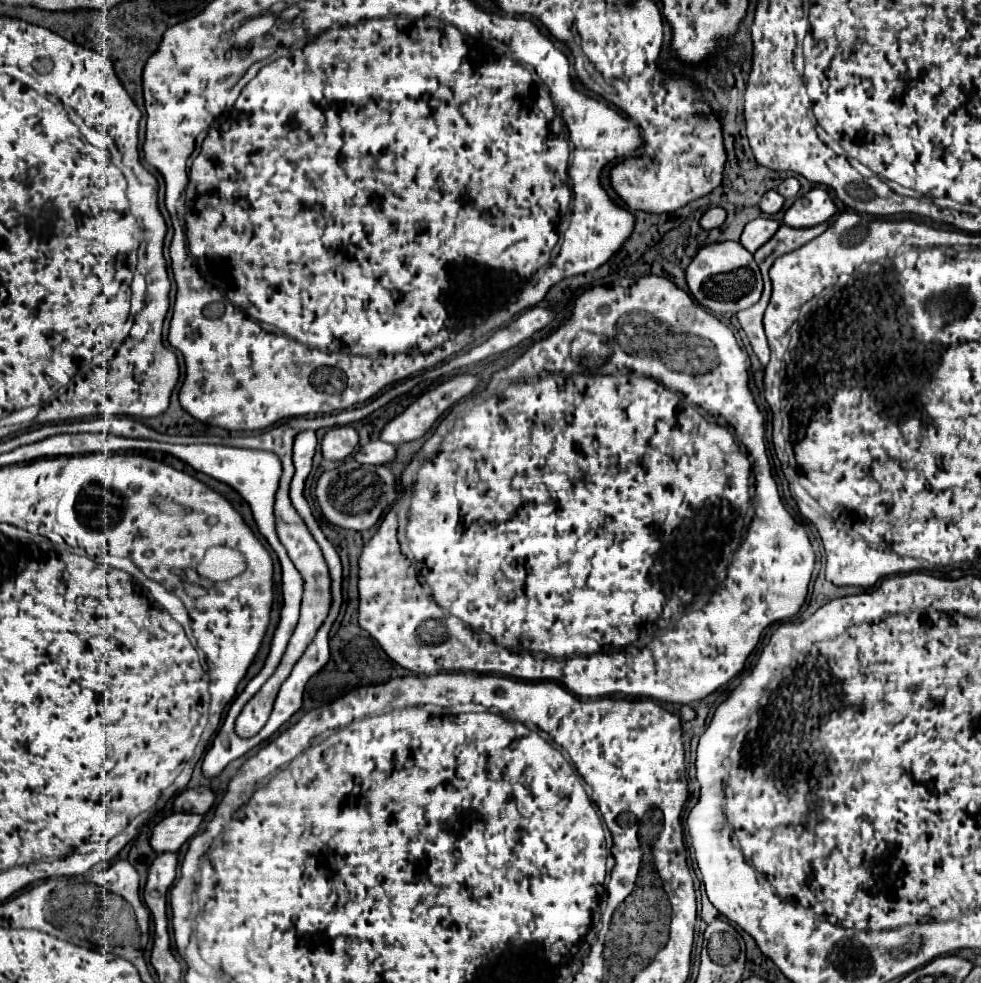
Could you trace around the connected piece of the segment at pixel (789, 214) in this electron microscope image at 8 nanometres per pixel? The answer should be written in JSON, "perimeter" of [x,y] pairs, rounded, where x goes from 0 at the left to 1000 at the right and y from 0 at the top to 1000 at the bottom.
{"perimeter":[[[829,191],[817,201],[810,203],[810,208],[800,216],[798,228],[806,232],[825,232],[843,226],[853,218],[853,212],[847,203],[847,199],[839,191]]]}

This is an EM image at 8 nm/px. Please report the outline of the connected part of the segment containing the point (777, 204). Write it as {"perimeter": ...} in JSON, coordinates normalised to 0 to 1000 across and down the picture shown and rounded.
{"perimeter":[[[786,193],[786,195],[780,195],[780,199],[778,199],[776,205],[774,205],[774,212],[776,212],[780,218],[790,218],[790,216],[796,214],[798,205],[800,205],[798,199],[796,199],[794,195]]]}

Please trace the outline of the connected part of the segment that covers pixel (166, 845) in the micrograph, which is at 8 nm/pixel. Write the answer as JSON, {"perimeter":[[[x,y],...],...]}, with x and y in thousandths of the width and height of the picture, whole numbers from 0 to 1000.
{"perimeter":[[[174,828],[170,832],[166,832],[154,852],[152,859],[160,869],[166,867],[180,867],[201,844],[205,838],[207,830],[201,828]]]}

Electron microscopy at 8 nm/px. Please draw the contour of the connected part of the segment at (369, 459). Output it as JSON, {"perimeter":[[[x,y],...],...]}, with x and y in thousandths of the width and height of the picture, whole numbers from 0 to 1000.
{"perimeter":[[[388,448],[382,450],[374,450],[372,454],[368,454],[362,464],[360,464],[366,472],[394,472],[403,466],[403,454],[401,452],[392,452]]]}

